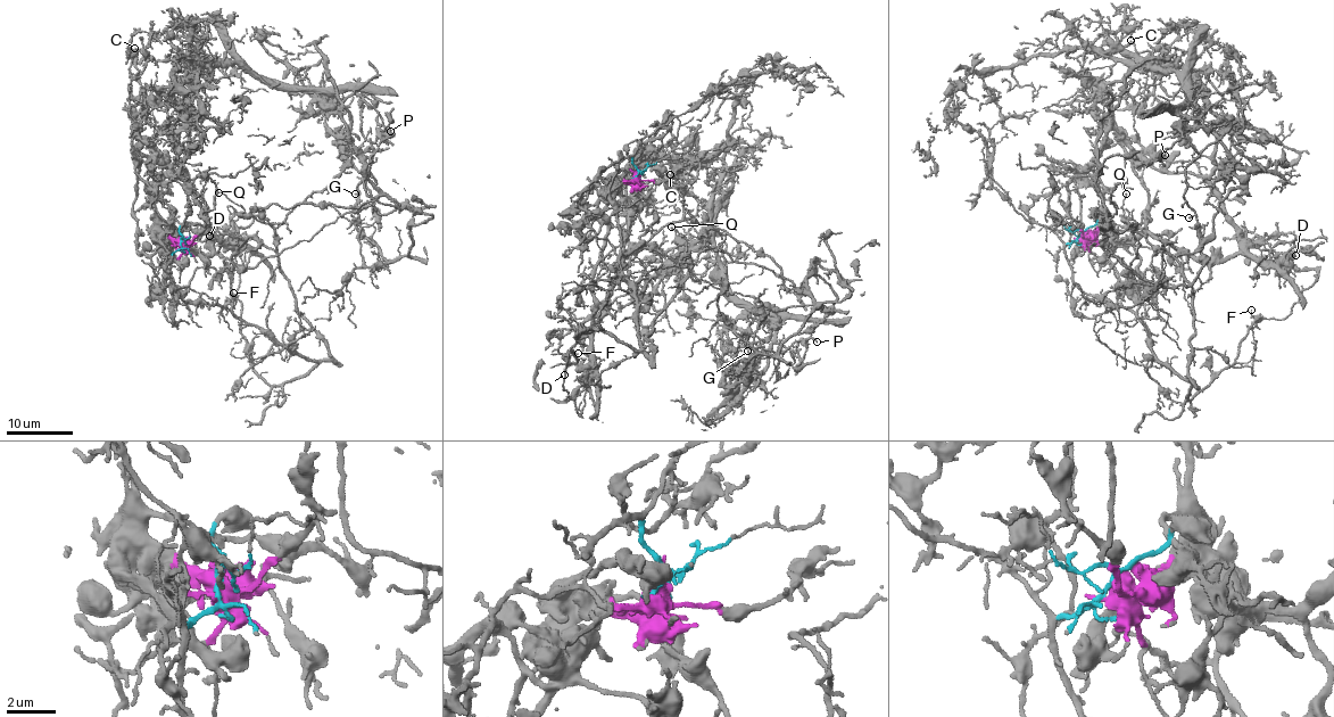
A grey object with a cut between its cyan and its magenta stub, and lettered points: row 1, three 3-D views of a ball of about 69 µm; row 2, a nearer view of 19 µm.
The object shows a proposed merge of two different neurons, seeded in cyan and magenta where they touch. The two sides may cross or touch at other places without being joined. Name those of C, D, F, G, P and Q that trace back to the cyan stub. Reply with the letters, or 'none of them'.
F, G, Q

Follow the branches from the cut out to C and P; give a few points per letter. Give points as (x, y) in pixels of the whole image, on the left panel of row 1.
C: (180, 241), (160, 228), (151, 183), (188, 138), (183, 115), (159, 92), (191, 63), (154, 59), (134, 47)
P: (180, 241), (151, 183), (189, 124), (159, 92), (192, 68), (361, 95), (390, 131)

